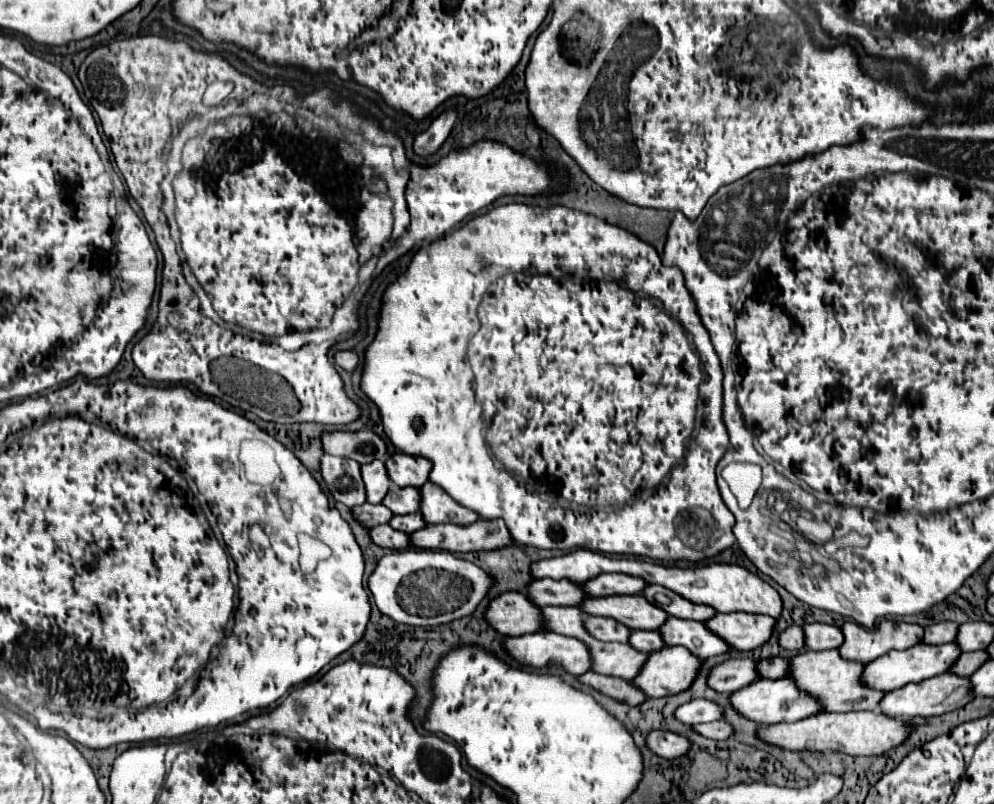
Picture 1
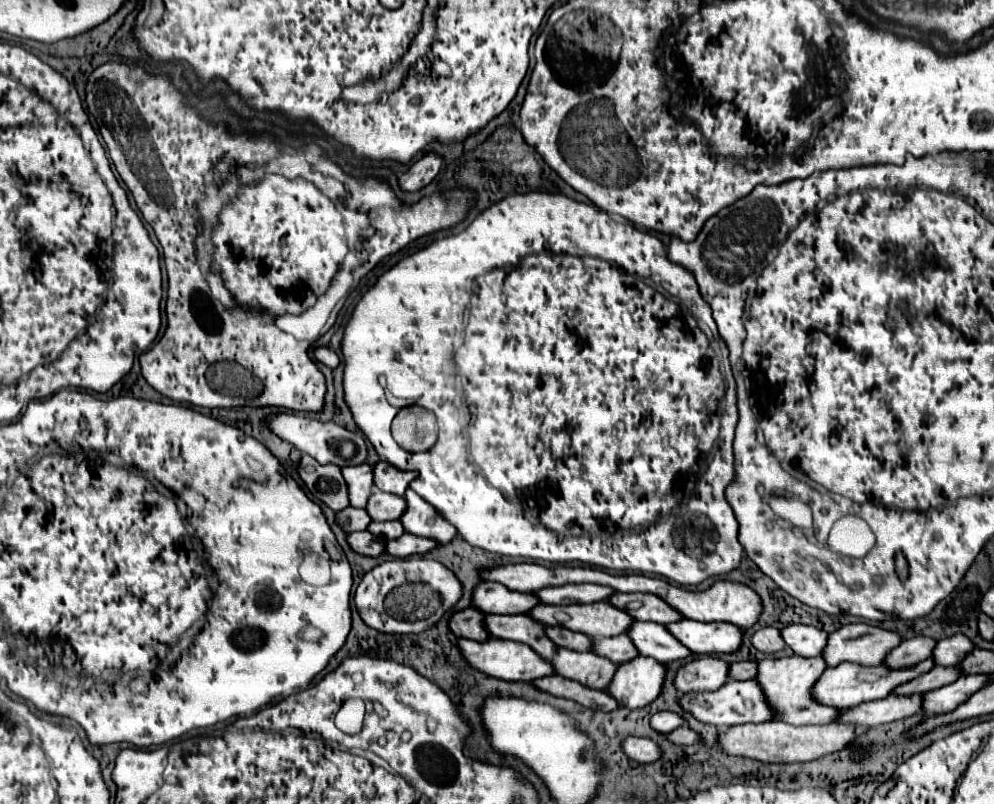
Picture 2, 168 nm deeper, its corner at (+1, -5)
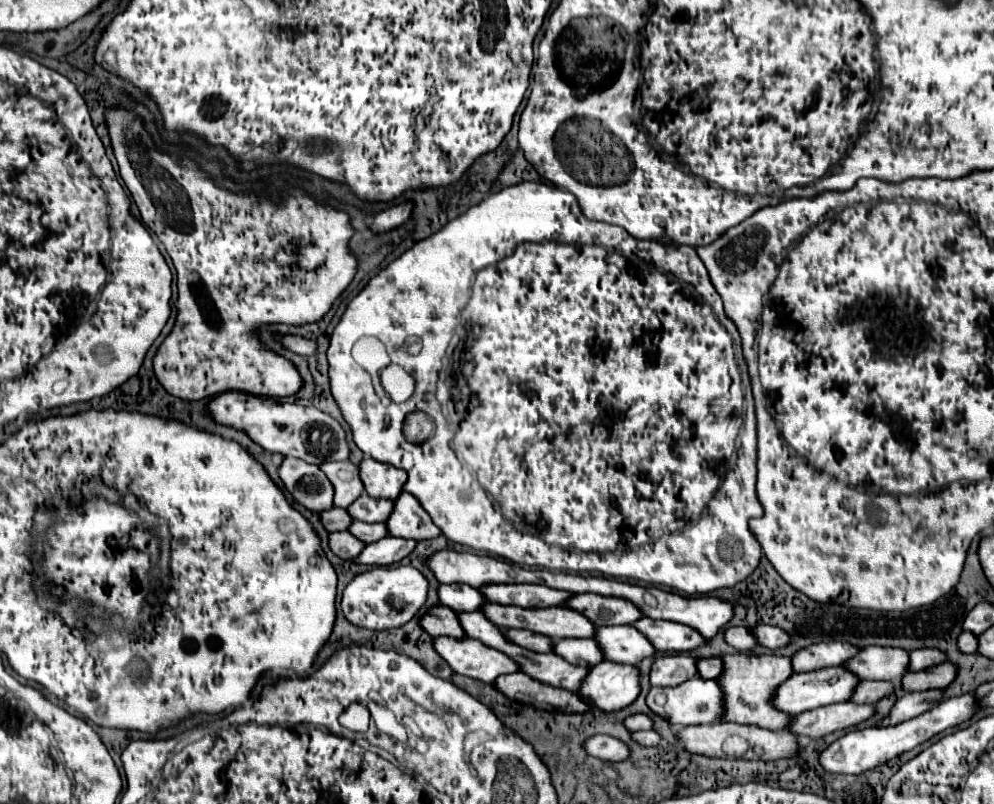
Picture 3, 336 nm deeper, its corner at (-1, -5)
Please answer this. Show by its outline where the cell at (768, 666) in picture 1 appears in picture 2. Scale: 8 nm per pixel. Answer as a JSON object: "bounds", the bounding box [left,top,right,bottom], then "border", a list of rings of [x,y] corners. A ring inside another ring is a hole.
{"bounds":[729,661,757,681],"border":[[[739,661],[739,663],[731,663],[729,665],[729,679],[737,679],[737,681],[747,681],[753,679],[757,673],[757,663],[755,661]]]}

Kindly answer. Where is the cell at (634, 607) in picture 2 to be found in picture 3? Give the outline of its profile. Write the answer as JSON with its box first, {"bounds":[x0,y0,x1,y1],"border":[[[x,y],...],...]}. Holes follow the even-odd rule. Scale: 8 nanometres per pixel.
{"bounds":[565,593,643,627],"border":[[[581,593],[565,603],[575,611],[581,611],[587,619],[593,619],[597,627],[603,625],[627,625],[643,619],[643,611],[629,599],[605,597],[597,593]]]}

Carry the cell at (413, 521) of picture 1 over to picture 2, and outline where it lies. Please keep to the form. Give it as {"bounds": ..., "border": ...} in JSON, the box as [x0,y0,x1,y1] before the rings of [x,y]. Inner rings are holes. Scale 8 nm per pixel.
{"bounds":[367,521,405,541],"border":[[[373,521],[373,523],[367,527],[367,531],[371,531],[375,537],[387,539],[387,541],[389,541],[389,539],[397,539],[397,537],[401,537],[401,535],[405,533],[401,521],[385,521],[385,523]]]}

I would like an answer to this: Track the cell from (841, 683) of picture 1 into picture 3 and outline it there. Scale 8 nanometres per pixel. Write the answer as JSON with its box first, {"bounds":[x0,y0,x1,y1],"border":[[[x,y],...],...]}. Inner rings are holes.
{"bounds":[721,655,793,729],"border":[[[723,655],[725,659],[725,675],[721,675],[721,687],[725,687],[725,693],[729,695],[729,715],[725,721],[733,723],[745,723],[745,725],[759,725],[765,729],[787,729],[793,715],[787,715],[779,711],[773,705],[773,697],[779,685],[783,685],[793,675],[791,657],[781,655]]]}

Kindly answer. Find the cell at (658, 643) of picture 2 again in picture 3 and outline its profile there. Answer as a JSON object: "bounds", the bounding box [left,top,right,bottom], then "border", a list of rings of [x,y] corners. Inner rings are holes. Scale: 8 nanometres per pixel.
{"bounds":[595,625,657,665],"border":[[[633,625],[599,627],[595,639],[597,643],[601,643],[607,661],[615,663],[639,665],[643,659],[653,657],[657,653],[653,643]]]}

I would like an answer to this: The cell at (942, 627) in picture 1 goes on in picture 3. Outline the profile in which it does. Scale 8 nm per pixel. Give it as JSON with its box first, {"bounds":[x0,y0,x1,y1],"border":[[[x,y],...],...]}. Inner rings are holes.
{"bounds":[845,647,909,681],"border":[[[863,647],[857,657],[845,663],[861,679],[899,681],[909,673],[909,651],[901,647]]]}

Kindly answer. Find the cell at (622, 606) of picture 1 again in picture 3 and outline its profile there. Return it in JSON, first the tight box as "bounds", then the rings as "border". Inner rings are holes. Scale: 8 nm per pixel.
{"bounds":[481,603,597,641],"border":[[[487,603],[481,611],[485,611],[485,615],[489,615],[489,619],[493,623],[499,623],[499,627],[503,627],[503,629],[529,629],[529,631],[549,635],[555,641],[567,639],[567,637],[593,637],[595,631],[597,631],[593,621],[585,619],[585,615],[581,615],[579,611],[575,611],[571,607],[565,607],[565,605],[545,607],[545,609],[525,609],[525,607],[513,607],[513,605]]]}

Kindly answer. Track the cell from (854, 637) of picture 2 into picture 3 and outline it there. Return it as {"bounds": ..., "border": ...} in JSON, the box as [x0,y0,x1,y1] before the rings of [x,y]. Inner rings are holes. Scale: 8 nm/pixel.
{"bounds":[793,641,859,671],"border":[[[821,641],[813,647],[805,647],[793,655],[793,671],[815,671],[833,665],[843,665],[859,653],[859,647],[849,641]]]}

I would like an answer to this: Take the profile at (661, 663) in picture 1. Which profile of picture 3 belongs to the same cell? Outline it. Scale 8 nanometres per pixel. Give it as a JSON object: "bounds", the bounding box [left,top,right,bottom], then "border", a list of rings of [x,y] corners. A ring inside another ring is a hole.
{"bounds":[579,663,641,711],"border":[[[599,663],[591,667],[585,687],[579,691],[593,707],[619,711],[629,707],[641,693],[641,671],[635,665]]]}

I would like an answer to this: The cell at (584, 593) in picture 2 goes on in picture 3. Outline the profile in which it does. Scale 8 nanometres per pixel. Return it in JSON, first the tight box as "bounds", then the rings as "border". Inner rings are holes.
{"bounds":[481,585,575,607],"border":[[[497,585],[481,589],[489,603],[501,605],[519,605],[519,607],[551,607],[565,605],[567,599],[575,597],[575,593],[551,589],[545,585]]]}

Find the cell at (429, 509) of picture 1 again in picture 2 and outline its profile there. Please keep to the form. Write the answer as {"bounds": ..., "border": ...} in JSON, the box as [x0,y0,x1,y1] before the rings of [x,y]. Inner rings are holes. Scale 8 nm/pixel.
{"bounds":[399,489,457,543],"border":[[[407,489],[405,501],[407,511],[401,515],[399,521],[403,523],[403,527],[407,527],[411,535],[427,537],[437,543],[449,543],[457,535],[455,527],[449,525],[445,519],[441,519],[441,515],[433,511],[433,507],[427,501],[423,501],[415,491]]]}

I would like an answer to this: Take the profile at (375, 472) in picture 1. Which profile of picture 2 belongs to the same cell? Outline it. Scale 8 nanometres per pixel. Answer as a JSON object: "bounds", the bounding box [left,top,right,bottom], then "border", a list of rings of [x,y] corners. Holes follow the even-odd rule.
{"bounds":[341,465,373,507],"border":[[[349,465],[341,467],[343,479],[347,479],[347,497],[351,507],[365,507],[371,487],[373,487],[373,469],[371,465]]]}

